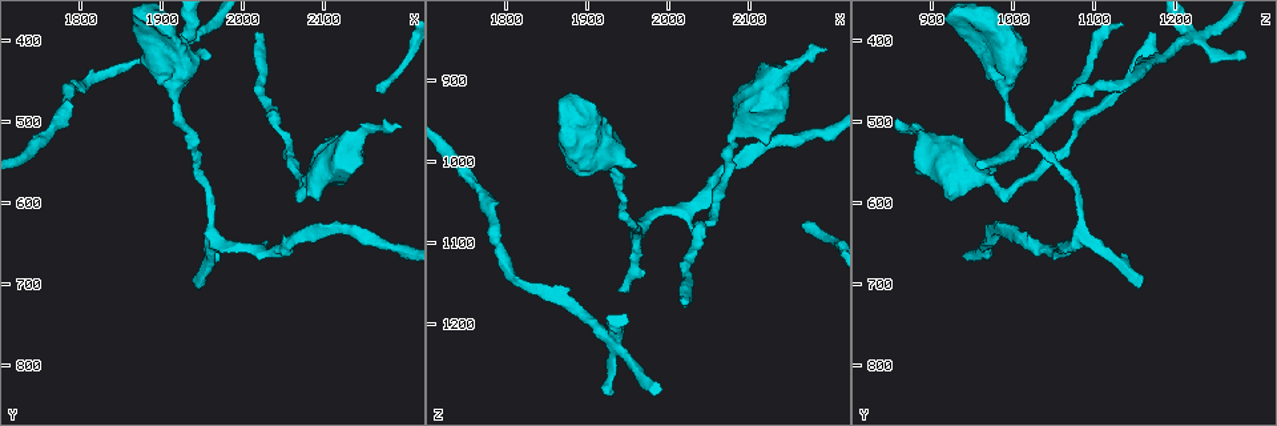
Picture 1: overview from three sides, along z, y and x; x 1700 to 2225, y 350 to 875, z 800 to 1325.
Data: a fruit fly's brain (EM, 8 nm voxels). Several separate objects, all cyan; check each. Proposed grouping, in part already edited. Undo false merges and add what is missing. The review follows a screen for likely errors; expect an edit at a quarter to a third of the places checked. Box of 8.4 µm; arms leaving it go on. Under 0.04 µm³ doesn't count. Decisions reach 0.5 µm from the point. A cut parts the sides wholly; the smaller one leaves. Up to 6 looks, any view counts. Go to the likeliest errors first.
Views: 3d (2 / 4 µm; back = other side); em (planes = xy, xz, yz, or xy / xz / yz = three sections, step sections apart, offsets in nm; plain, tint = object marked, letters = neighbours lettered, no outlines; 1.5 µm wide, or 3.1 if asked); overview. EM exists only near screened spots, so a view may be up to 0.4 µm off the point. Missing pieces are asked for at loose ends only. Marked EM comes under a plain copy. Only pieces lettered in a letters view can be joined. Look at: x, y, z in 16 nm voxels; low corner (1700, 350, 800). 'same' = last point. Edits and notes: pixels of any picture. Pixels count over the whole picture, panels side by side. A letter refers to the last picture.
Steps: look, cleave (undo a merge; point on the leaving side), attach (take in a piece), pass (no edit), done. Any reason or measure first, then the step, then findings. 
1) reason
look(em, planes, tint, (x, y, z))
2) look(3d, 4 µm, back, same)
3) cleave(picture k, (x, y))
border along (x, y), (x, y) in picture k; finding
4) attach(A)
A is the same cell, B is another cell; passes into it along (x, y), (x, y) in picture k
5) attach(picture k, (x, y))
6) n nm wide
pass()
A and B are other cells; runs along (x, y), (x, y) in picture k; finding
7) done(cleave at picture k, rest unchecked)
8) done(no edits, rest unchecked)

long arm stops here
look(em, planes, letters, (2015, 390, 1170))

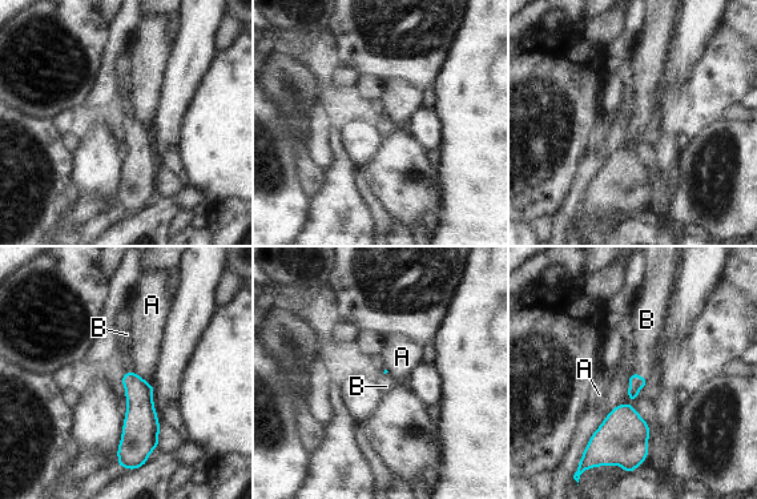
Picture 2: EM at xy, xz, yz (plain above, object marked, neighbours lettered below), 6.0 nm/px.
attach(B)
B is the same cell, A is another cell; it goes on there

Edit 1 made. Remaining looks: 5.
free end
look(3d, 4 µm, (2195, 510, 860))

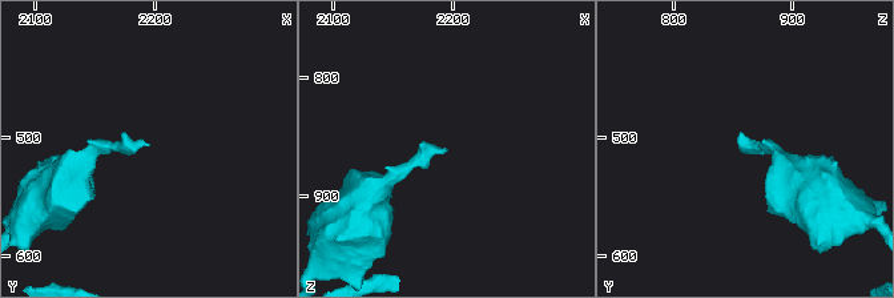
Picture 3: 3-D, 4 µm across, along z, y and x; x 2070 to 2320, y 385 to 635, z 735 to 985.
look(em, planes, letters, (2194, 506, 862))

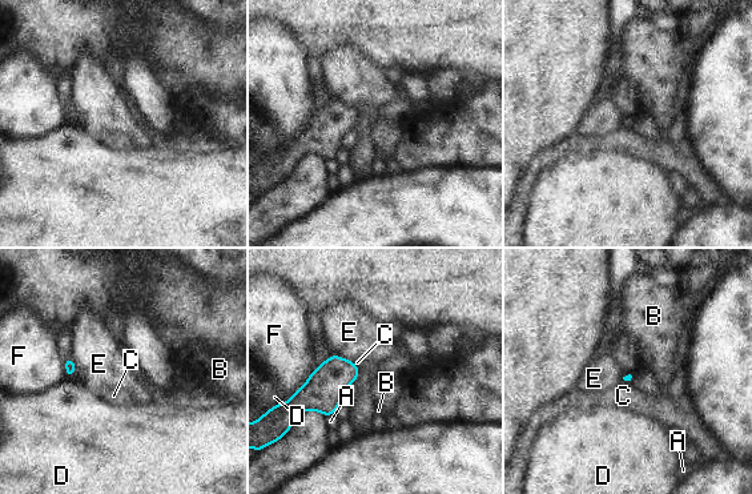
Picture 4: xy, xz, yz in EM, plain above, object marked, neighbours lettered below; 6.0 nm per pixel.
D touches over 180 nm
pass()
A, B, C, D, E and F are other cells; no lettered piece goes on from it

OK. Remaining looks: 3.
thick end
look(3d, 4 µm, back, (1925, 405, 945))

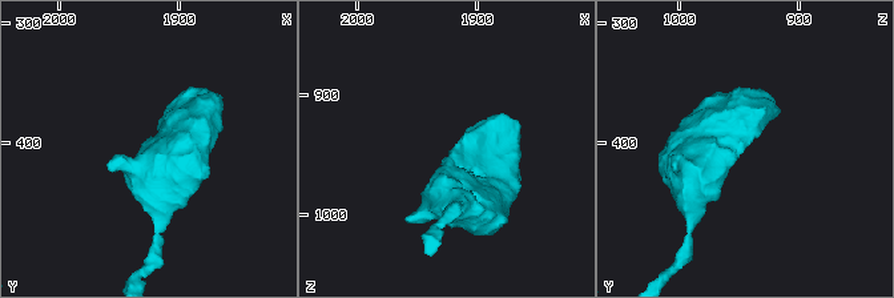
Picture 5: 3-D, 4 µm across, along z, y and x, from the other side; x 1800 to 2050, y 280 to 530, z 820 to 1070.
look(em, planes, letters, (1922, 398, 944))

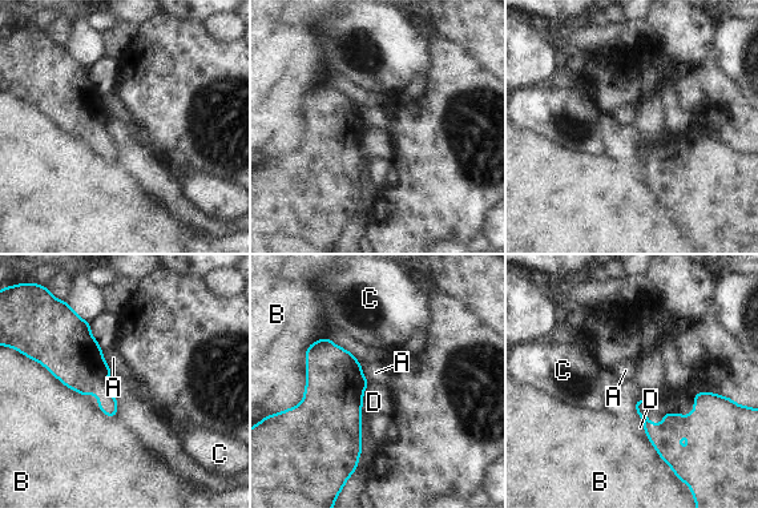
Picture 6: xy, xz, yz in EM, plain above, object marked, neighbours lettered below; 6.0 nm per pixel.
pass()
A, B, C and D are other cells; border along (369, 384), (357, 464) in picture 6; none of them fits

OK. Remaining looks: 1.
done(attach at picture 2, rest unchecked)

